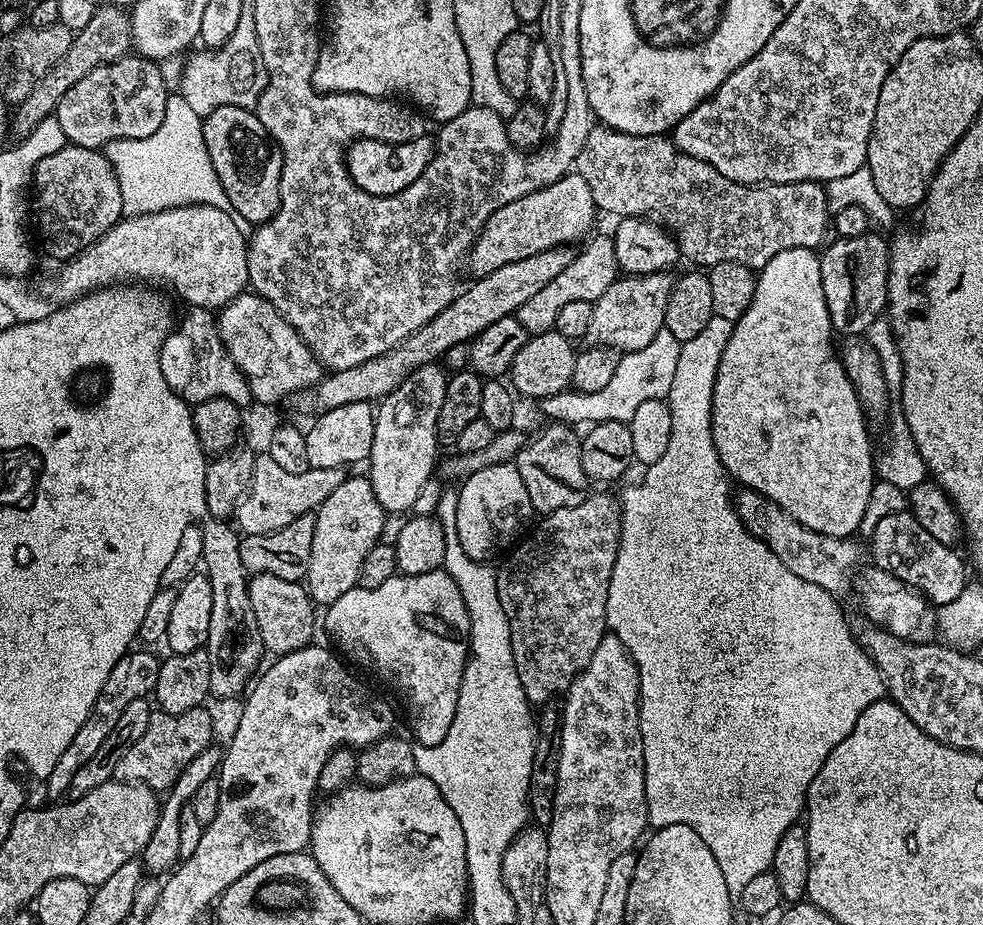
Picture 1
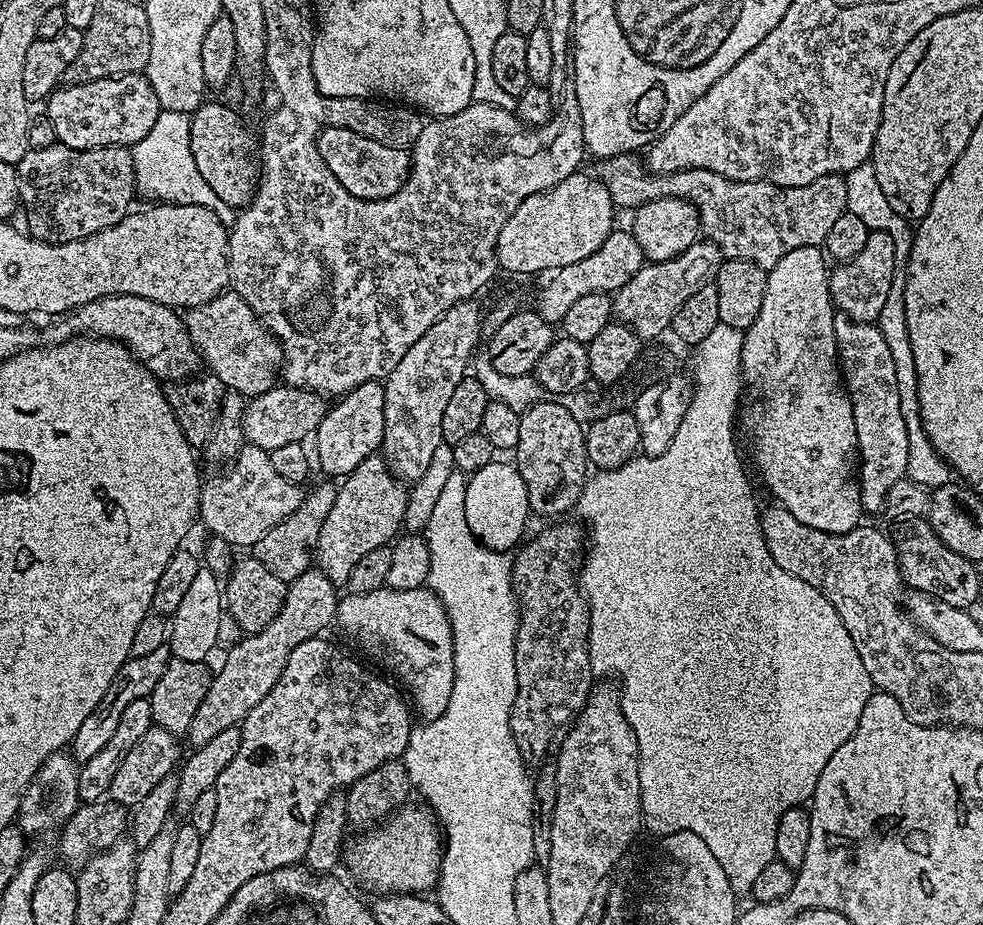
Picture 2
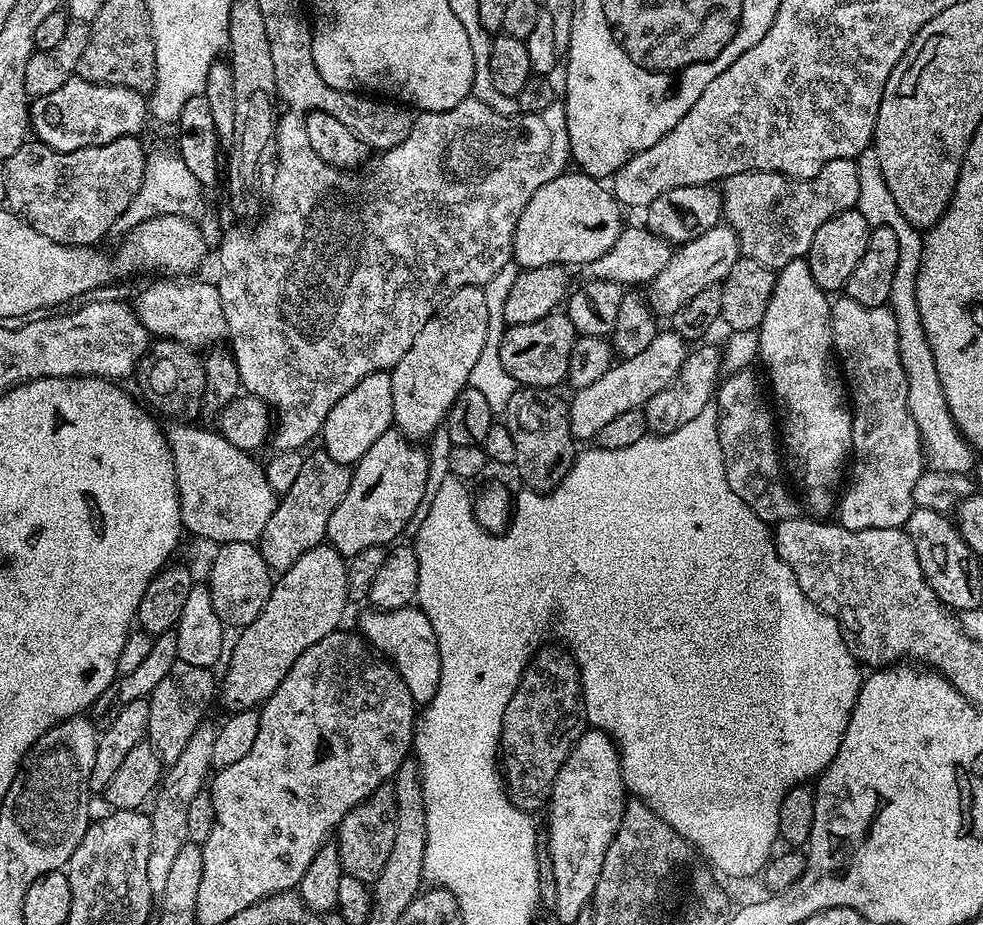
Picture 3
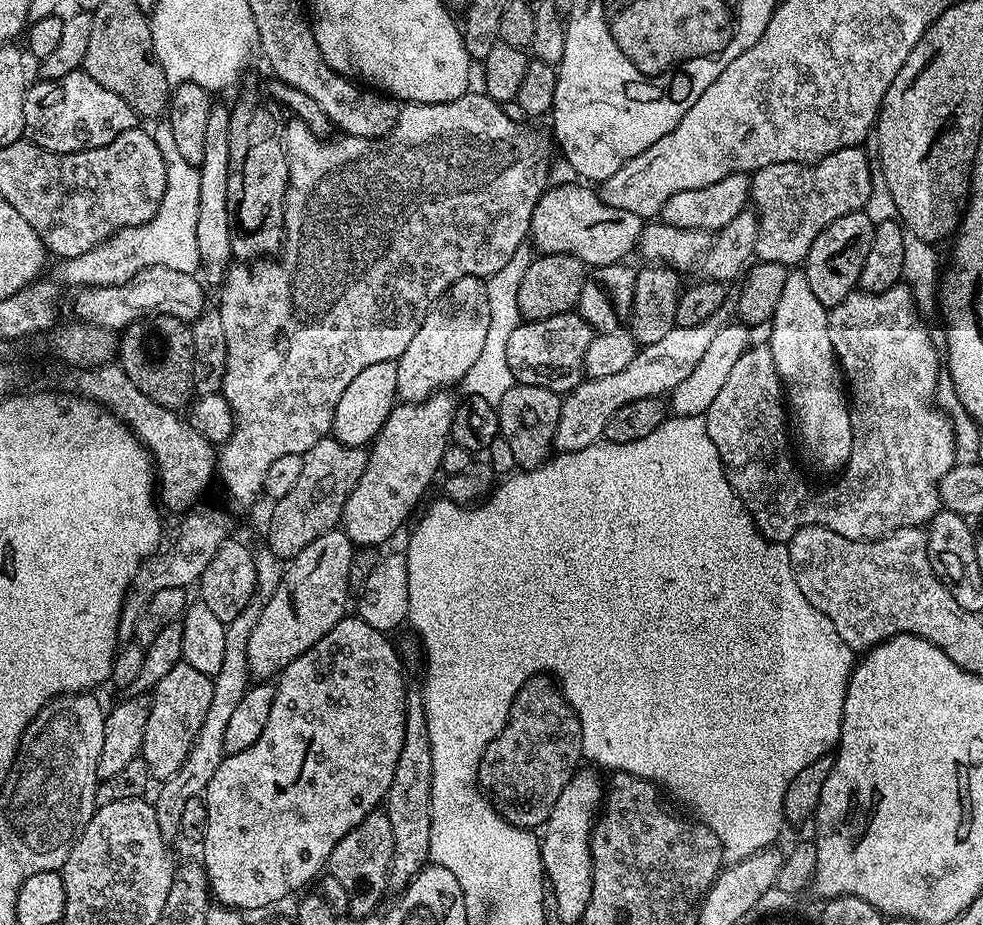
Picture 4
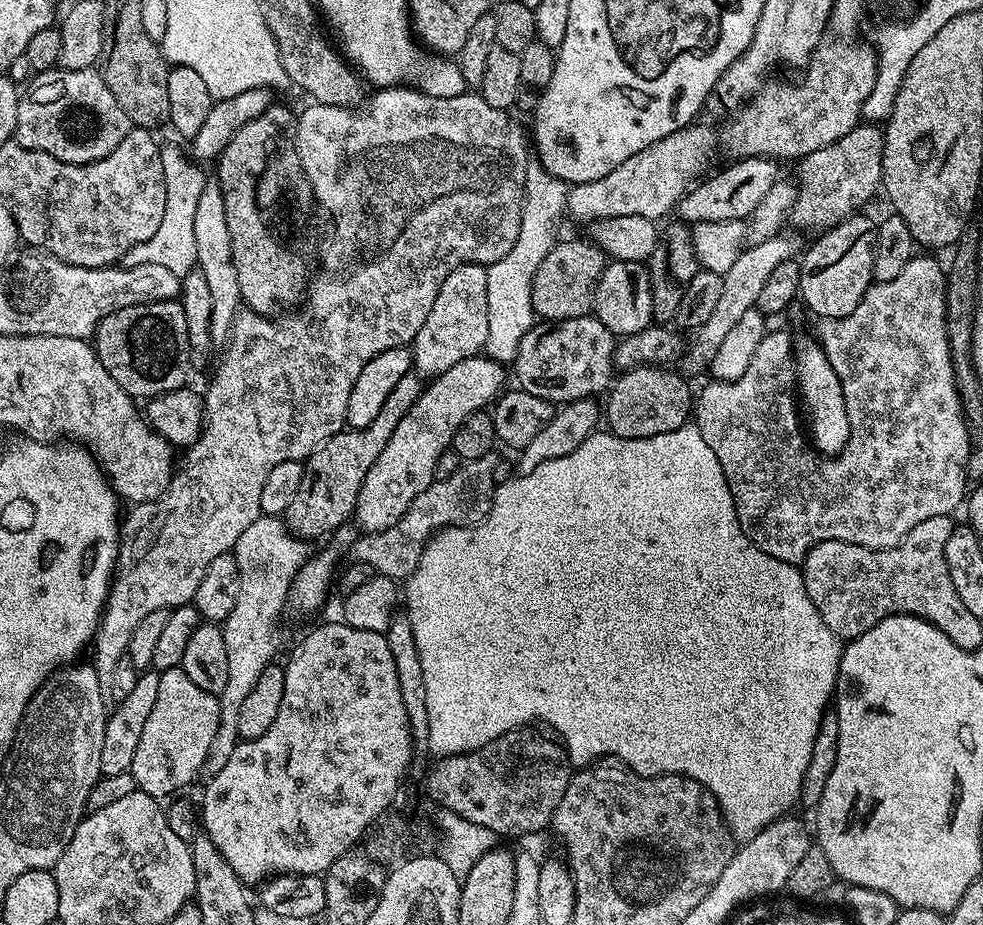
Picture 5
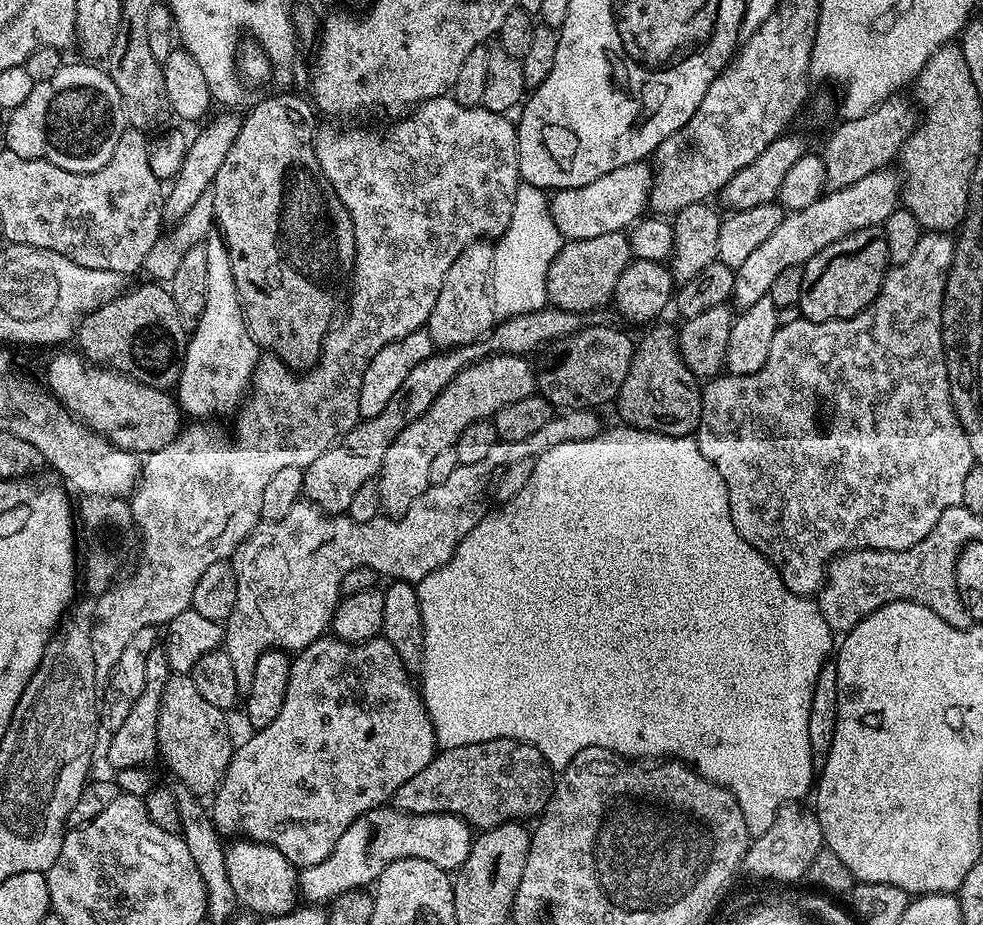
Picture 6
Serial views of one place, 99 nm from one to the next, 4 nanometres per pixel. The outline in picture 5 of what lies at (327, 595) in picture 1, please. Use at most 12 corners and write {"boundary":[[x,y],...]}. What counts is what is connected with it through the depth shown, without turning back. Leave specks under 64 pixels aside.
{"boundary":[[483,354],[406,410],[358,490],[365,533],[397,524],[458,426],[505,391]]}

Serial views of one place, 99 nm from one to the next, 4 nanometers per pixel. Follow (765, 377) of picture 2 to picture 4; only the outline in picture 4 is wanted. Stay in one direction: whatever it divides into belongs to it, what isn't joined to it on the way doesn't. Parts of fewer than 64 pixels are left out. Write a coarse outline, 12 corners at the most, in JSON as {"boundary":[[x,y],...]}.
{"boundary":[[789,271],[766,341],[804,452],[839,473],[852,413],[829,309]]}

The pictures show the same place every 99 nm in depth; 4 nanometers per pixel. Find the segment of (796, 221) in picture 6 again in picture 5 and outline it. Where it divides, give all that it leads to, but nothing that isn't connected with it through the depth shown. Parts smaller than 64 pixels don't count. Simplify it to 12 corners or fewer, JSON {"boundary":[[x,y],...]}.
{"boundary":[[779,234],[748,244],[723,272],[714,314],[691,333],[689,377],[711,365],[726,334],[756,307],[762,285],[801,251]]}

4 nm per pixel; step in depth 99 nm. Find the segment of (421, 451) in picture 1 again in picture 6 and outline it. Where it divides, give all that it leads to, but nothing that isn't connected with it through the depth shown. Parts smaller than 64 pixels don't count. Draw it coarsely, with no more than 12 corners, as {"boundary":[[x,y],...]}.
{"boundary":[[492,250],[446,270],[426,331],[440,350],[493,331]]}

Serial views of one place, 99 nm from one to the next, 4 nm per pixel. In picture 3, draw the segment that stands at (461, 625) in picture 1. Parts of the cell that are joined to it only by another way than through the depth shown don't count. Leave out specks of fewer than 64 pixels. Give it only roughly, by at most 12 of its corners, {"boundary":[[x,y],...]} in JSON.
{"boundary":[[418,606],[367,611],[359,635],[386,654],[413,704],[440,677],[438,638]]}

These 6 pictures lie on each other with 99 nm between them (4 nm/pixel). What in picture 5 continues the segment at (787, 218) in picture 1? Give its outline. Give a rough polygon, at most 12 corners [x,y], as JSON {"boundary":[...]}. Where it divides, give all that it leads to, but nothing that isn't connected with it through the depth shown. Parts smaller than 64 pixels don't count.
{"boundary":[[861,122],[798,161],[790,220],[824,230],[881,191],[884,133]]}

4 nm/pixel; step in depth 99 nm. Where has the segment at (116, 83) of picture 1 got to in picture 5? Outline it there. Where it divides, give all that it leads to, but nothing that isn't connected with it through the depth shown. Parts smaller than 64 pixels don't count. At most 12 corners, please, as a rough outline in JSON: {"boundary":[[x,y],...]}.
{"boundary":[[53,70],[15,143],[85,164],[130,130],[99,71]]}

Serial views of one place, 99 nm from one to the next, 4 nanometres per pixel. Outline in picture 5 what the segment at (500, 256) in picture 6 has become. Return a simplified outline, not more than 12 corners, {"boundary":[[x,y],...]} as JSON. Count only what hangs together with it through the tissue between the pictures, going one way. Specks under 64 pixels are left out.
{"boundary":[[529,163],[518,239],[487,265],[483,355],[505,366],[537,323],[534,274],[569,185]]}

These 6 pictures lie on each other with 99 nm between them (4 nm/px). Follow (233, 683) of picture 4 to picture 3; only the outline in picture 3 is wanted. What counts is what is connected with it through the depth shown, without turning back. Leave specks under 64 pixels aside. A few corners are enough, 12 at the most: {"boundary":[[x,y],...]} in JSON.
{"boundary":[[205,722],[167,765],[151,801],[146,878],[166,890],[188,843],[194,794],[209,779],[216,729]]}

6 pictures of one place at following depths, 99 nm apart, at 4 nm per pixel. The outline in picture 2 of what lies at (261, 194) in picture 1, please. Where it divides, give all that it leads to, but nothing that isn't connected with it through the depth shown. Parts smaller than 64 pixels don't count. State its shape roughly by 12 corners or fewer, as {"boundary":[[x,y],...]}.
{"boundary":[[210,99],[191,113],[207,184],[243,210],[256,197],[258,140]]}

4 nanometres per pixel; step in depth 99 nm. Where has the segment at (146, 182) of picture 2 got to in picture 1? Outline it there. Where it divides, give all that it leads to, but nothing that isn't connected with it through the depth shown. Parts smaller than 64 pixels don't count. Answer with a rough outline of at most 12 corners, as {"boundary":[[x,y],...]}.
{"boundary":[[172,94],[150,138],[106,145],[124,216],[191,204],[236,216]]}

